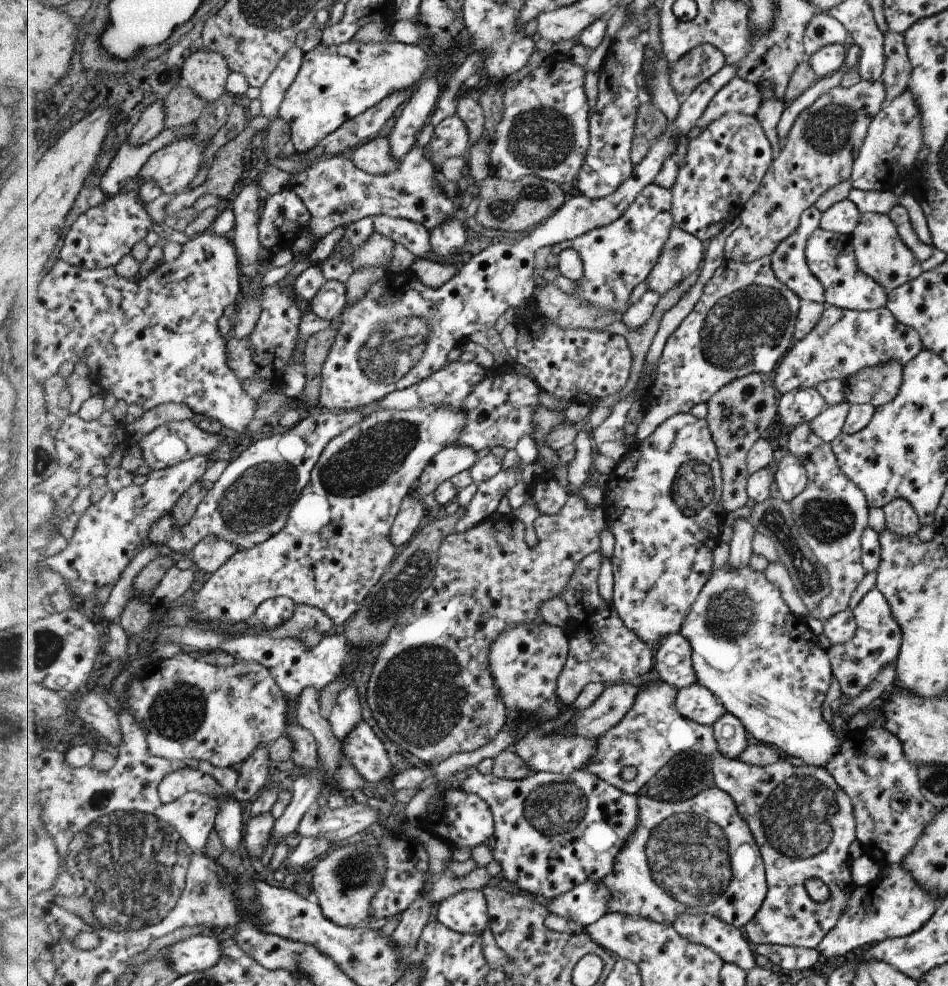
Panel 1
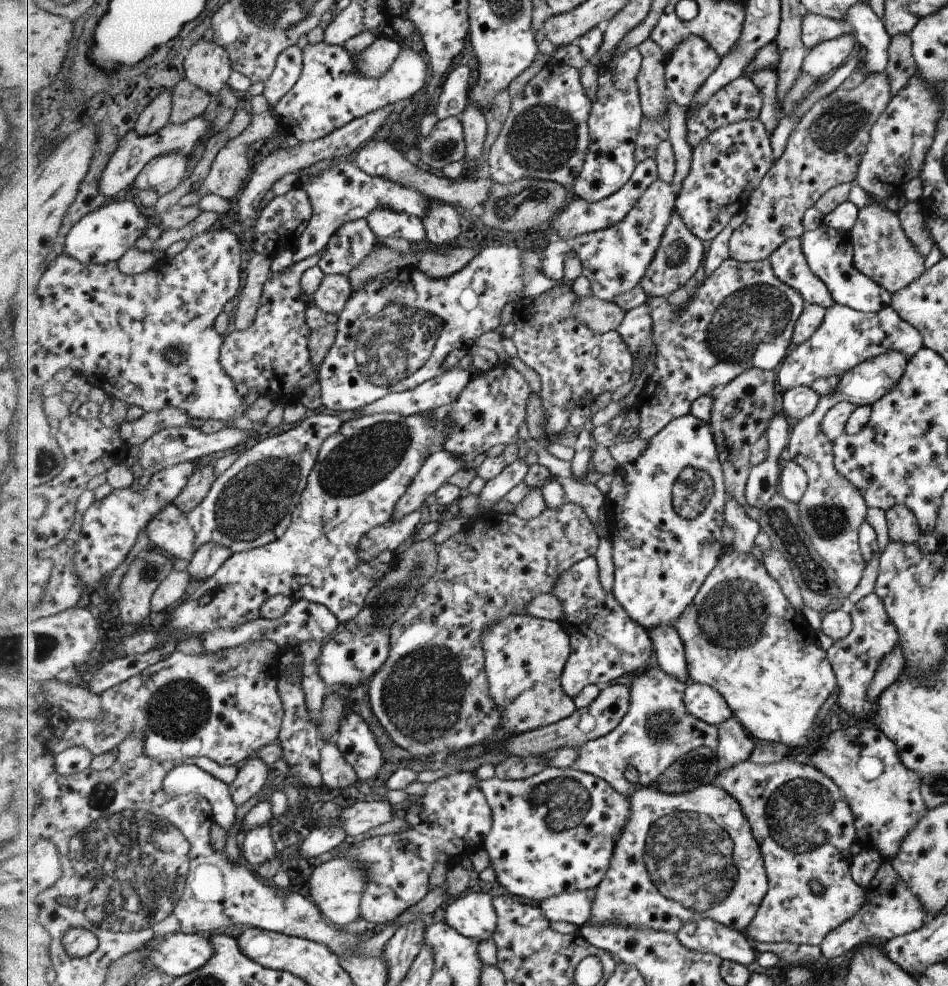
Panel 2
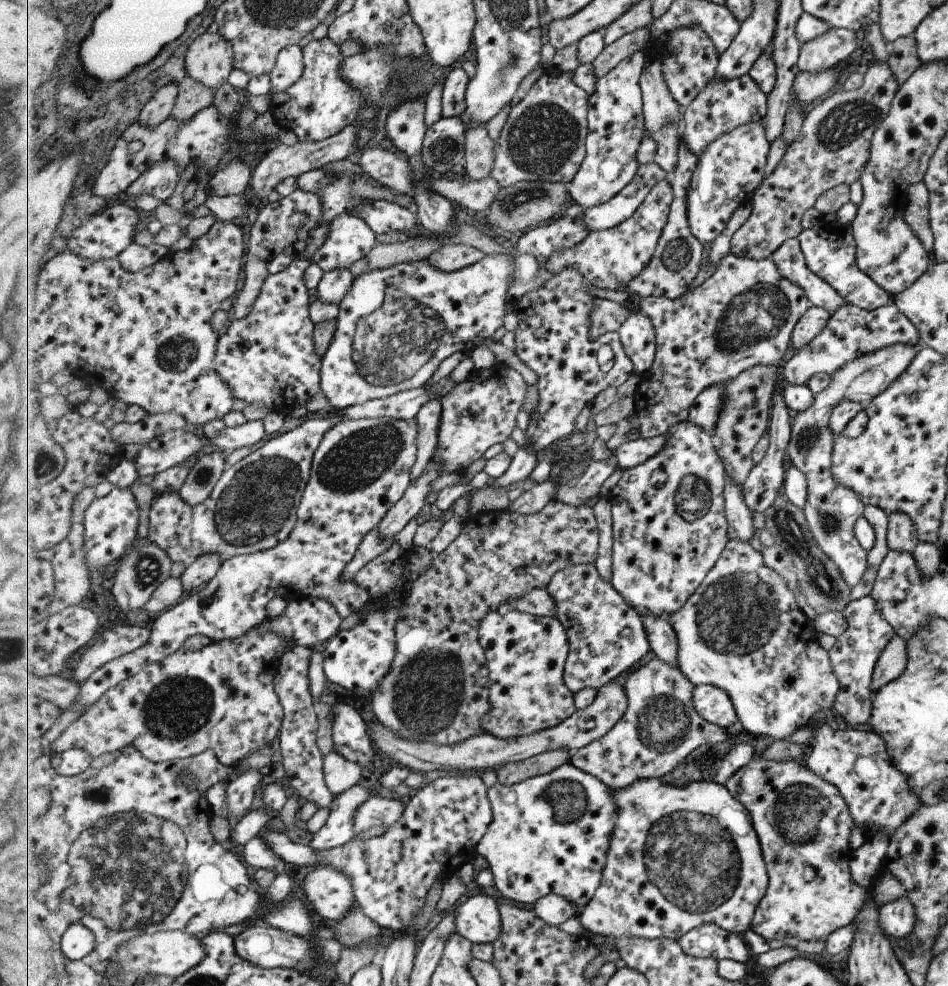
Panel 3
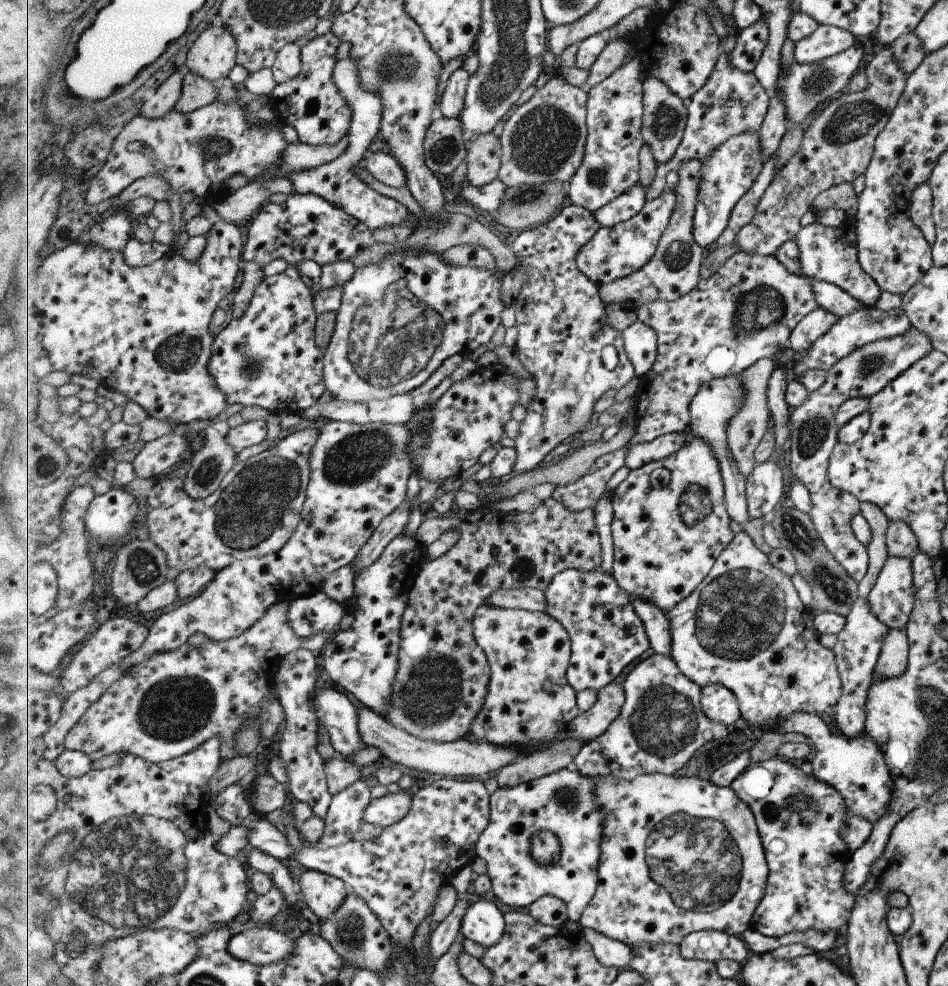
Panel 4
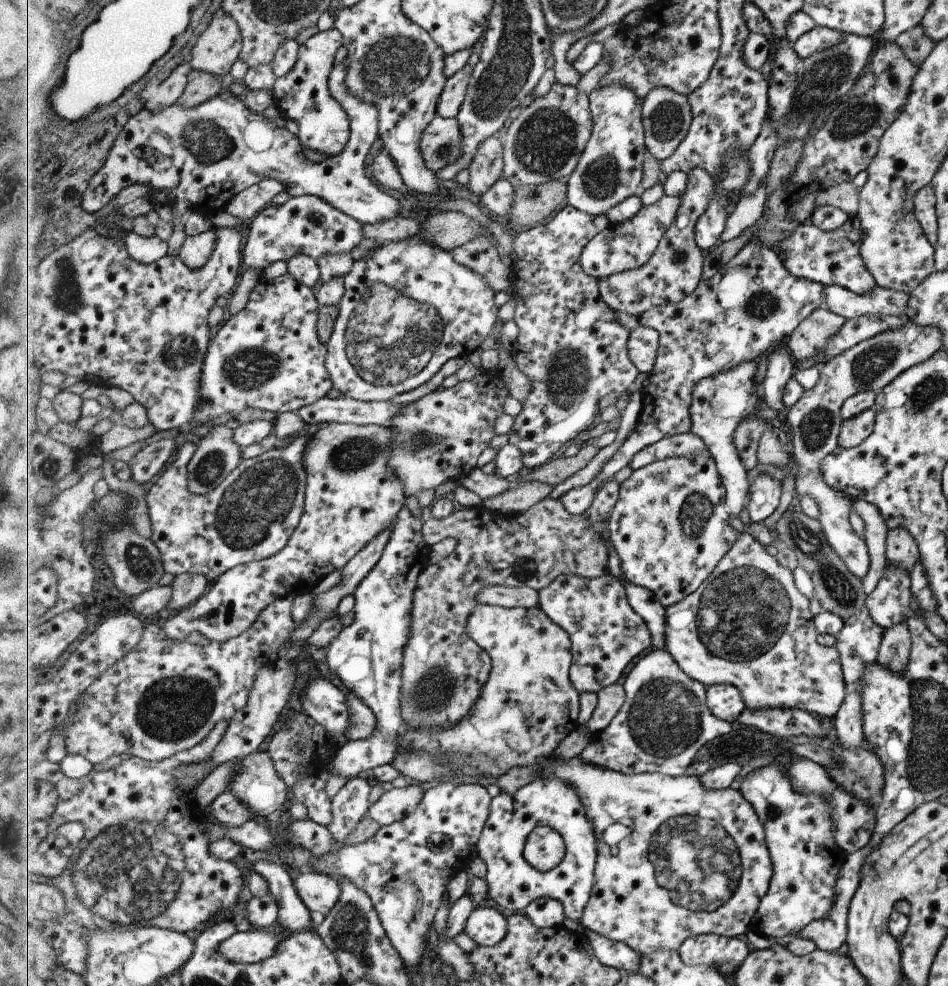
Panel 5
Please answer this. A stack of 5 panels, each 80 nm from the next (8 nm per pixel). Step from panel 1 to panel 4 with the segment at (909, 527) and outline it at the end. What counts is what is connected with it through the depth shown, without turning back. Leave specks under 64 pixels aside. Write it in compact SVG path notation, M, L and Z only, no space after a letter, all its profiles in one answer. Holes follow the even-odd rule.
M901 521L888 523L886 528L886 553L889 557L912 560L918 553L916 538L908 527Z

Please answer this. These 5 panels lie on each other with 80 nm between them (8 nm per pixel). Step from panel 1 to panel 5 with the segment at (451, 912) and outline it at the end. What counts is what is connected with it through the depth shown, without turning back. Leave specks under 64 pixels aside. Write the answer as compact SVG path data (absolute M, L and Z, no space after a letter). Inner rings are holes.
M477 907L469 917L465 931L481 946L494 947L508 936L508 919L495 908Z

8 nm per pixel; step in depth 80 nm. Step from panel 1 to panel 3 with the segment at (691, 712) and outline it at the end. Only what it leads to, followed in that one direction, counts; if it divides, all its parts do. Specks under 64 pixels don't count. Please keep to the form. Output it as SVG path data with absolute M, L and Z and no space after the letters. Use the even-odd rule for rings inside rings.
M699 685L694 692L694 703L698 711L712 723L726 729L739 725L740 718L732 697L717 685Z

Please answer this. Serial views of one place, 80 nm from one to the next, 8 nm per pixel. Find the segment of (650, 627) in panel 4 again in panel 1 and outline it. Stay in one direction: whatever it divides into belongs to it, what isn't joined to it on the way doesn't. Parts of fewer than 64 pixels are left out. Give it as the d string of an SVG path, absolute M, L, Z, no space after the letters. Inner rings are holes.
M681 633L665 635L657 644L657 672L678 690L699 682L692 667L692 646Z

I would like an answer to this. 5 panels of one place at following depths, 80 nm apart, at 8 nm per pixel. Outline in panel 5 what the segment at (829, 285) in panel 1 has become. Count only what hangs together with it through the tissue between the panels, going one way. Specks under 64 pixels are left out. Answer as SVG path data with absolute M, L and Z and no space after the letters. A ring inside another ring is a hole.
M856 215L849 216L843 228L835 232L823 232L806 221L795 225L792 234L780 240L775 249L784 260L785 268L791 276L821 283L825 287L839 285L862 295L864 292L869 292L876 284L869 272L865 270L858 251L861 237Z

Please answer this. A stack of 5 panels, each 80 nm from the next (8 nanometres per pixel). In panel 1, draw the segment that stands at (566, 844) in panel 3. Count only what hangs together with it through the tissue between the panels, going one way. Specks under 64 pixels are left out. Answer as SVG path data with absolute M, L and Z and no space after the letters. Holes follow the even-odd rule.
M476 767L443 780L441 786L457 785L467 792L477 793L488 801L495 820L495 834L488 840L495 861L501 866L503 878L518 884L520 890L550 900L573 890L585 881L601 882L613 872L616 856L640 826L640 806L637 795L630 795L609 784L589 769L573 771L571 775L536 772L524 779L502 779L493 773L481 774Z

